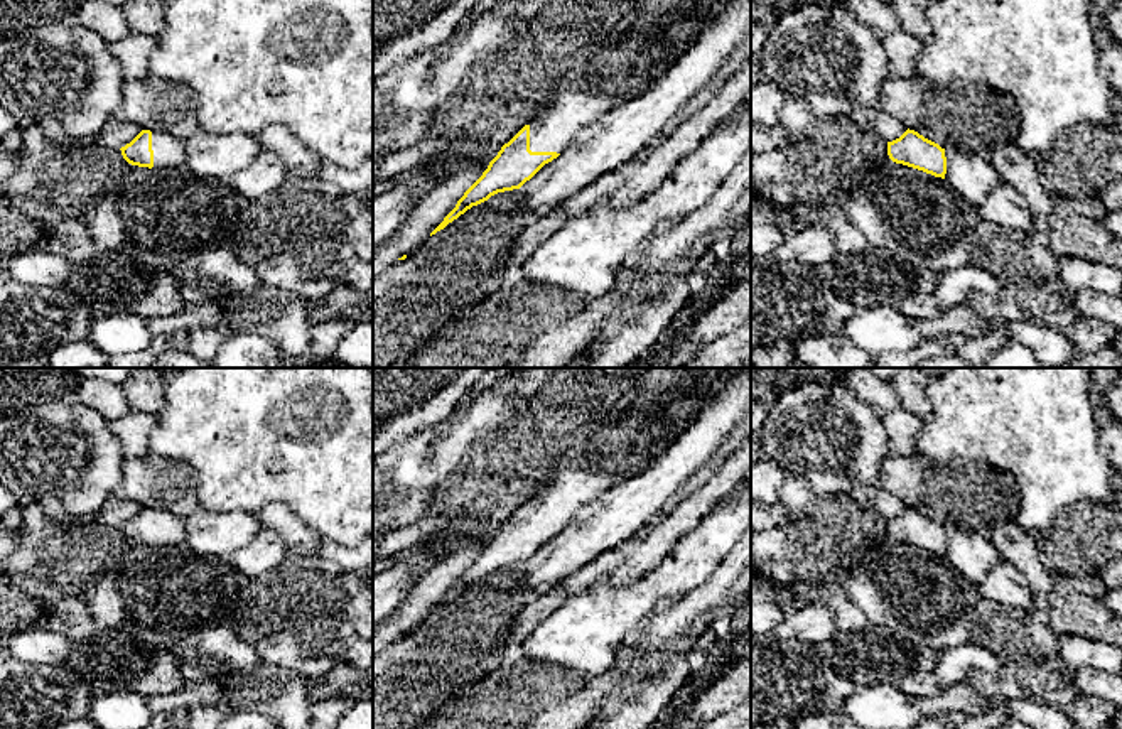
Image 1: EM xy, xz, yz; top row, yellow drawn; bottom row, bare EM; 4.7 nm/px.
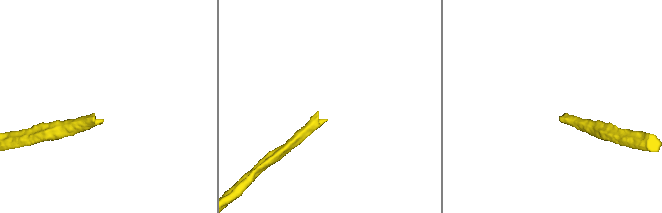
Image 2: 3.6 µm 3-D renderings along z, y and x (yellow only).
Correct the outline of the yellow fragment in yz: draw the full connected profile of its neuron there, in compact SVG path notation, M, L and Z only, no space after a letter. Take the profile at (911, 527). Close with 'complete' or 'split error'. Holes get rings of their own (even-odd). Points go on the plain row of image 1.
M908 506L899 516L887 520L887 533L896 542L945 557L945 526L914 508Z; complete

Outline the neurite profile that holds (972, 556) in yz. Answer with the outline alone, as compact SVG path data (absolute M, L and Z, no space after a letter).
M945 526L945 535L945 559L974 586L979 586L992 567L1004 562L994 543L982 535L955 526Z

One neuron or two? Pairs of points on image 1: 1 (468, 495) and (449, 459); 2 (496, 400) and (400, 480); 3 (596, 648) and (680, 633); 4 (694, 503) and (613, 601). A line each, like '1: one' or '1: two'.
1: two
2: one
3: two
4: two

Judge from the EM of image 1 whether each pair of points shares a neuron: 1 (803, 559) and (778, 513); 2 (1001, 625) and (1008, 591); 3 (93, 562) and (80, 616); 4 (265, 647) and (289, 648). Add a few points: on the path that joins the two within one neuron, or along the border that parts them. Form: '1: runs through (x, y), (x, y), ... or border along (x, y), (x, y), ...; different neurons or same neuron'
1: border along (778, 502), (785, 512), (785, 522), (780, 527); different neurons
2: border along (982, 598), (1030, 611); different neurons
3: border along (76, 596), (66, 599); different neurons
4: runs through (270, 648), (284, 648); same neuron

